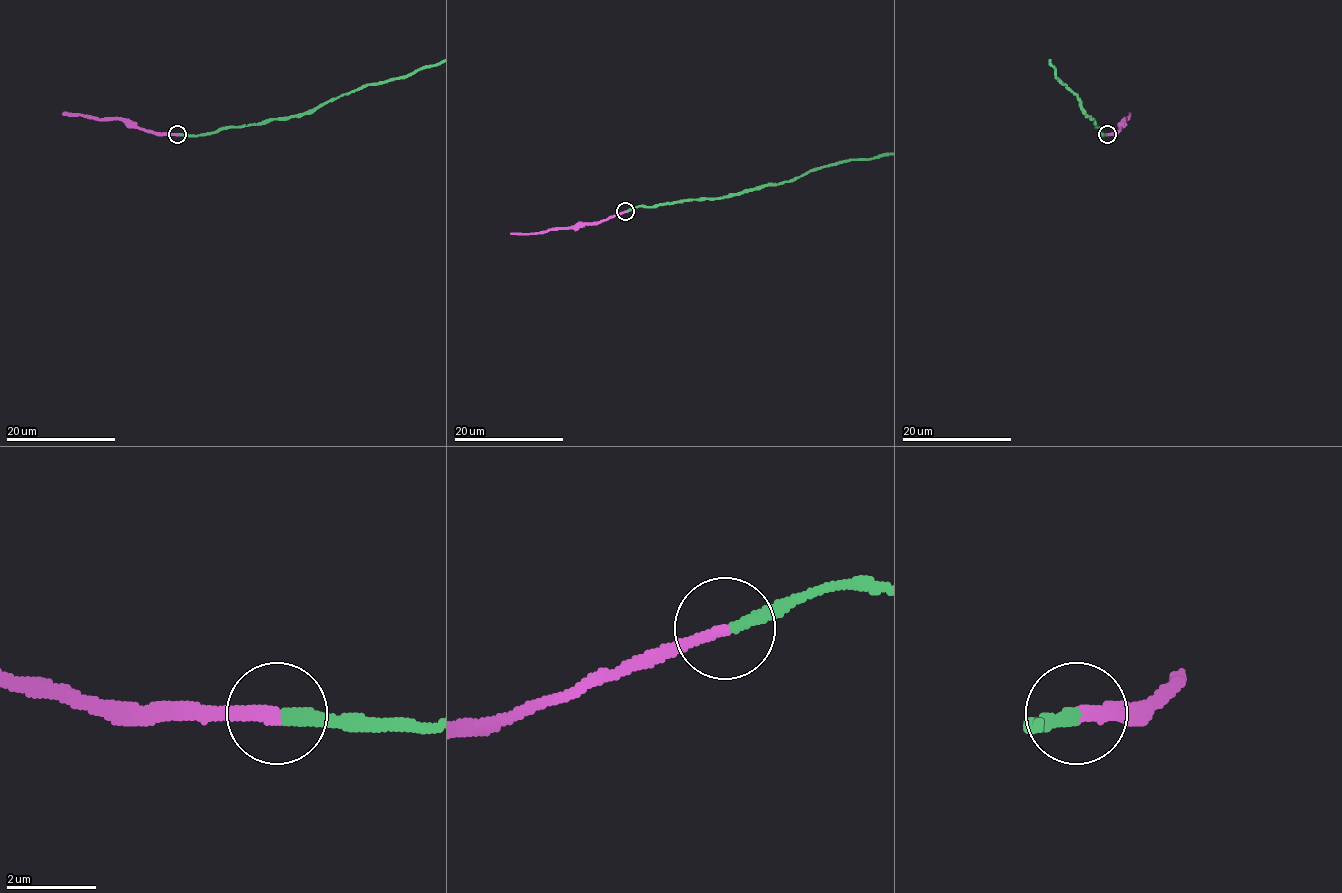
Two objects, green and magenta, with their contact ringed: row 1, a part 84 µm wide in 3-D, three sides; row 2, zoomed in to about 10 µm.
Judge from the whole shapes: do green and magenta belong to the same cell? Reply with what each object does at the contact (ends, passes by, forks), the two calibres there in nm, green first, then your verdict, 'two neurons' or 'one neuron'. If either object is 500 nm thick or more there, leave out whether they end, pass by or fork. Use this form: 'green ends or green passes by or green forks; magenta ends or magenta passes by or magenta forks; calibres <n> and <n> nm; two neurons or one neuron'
green ends; magenta ends; calibres 280 and 240 nm; one neuron

